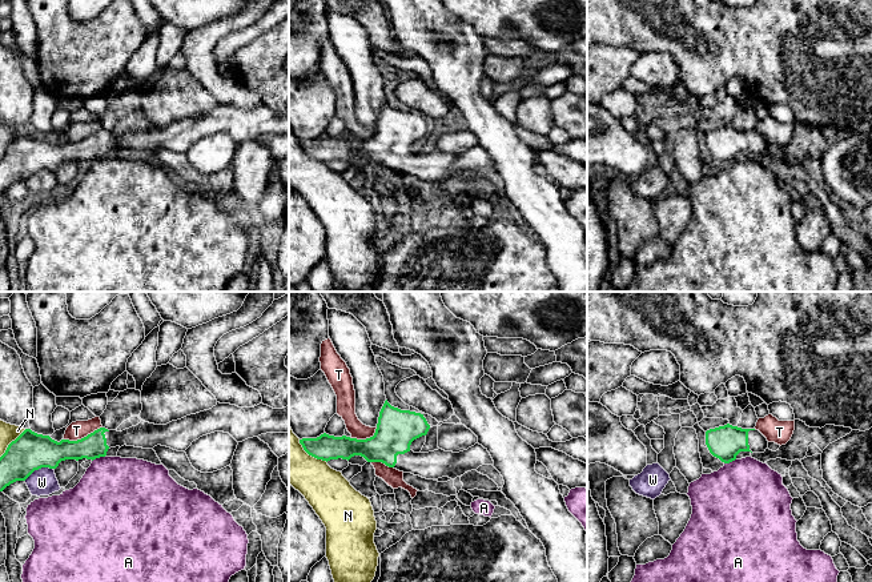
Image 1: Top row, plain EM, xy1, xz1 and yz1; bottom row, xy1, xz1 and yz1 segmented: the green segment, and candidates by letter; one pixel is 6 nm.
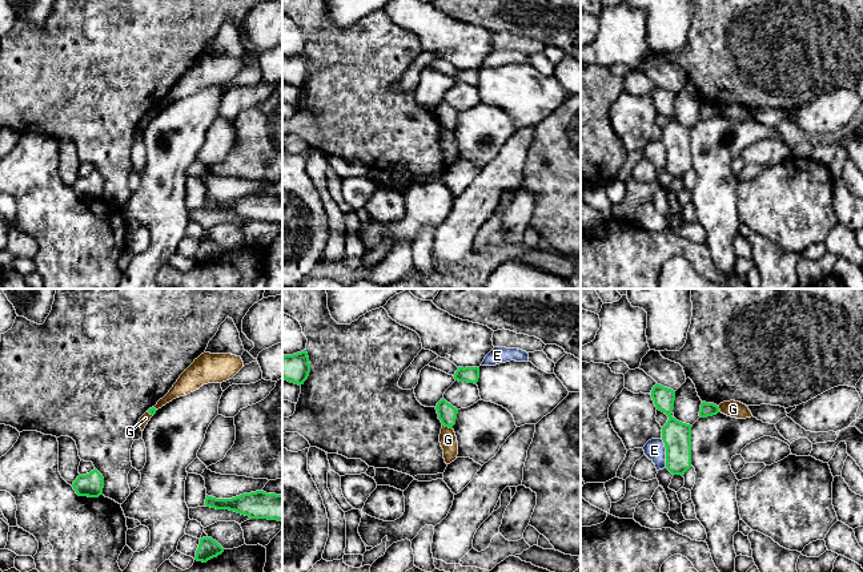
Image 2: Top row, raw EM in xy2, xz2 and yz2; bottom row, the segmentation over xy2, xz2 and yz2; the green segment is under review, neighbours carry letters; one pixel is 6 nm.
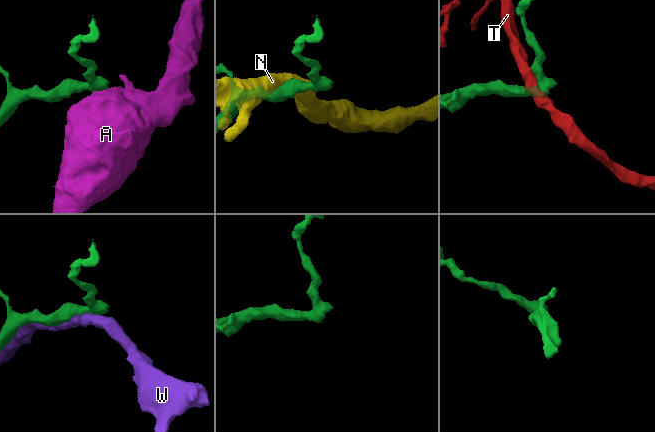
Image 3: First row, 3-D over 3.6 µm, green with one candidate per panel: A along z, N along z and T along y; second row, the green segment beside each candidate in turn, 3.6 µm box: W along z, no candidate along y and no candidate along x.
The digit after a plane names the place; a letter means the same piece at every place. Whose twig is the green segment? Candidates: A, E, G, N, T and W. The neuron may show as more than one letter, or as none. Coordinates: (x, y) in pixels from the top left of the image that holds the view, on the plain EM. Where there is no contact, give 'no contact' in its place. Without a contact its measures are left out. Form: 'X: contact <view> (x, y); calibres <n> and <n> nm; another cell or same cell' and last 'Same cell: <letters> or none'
A: contact xy1 (97, 159); calibres 150 and 440 nm; another cell
E: contact yz2 (666, 154); calibres 180 and 120 nm; another cell
G: contact xz2 (448, 128); calibres 110 and 110 nm; another cell
N: contact xz1 (310, 156); calibres 150 and 280 nm; another cell
T: contact xy1 (84, 139); calibres 180 and 110 nm; another cell
W: contact xy1 (37, 171); calibres 240 and 160 nm; another cell
Same cell: none

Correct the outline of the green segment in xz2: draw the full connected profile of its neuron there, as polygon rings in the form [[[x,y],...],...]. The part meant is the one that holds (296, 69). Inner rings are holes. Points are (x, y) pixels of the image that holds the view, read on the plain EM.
[[[306,52],[293,57],[282,57],[282,81],[301,88],[308,81],[309,74],[310,65]]]

